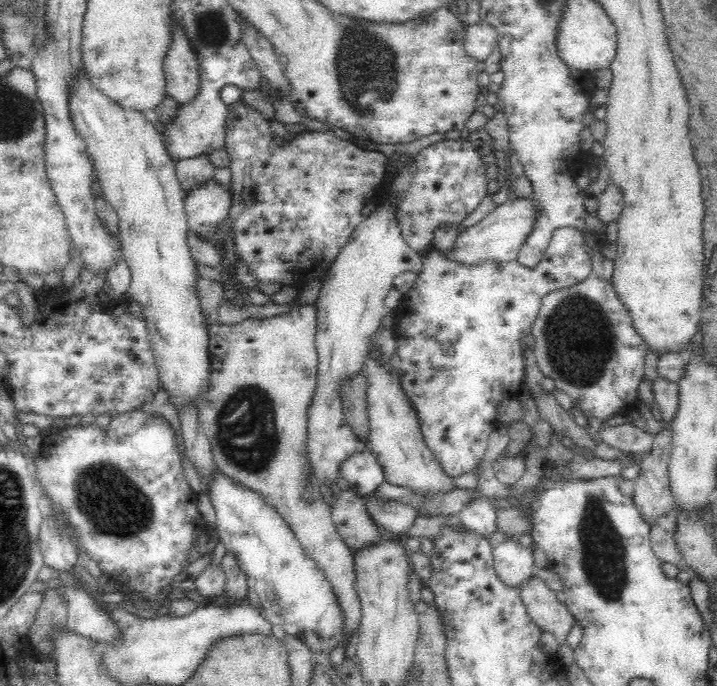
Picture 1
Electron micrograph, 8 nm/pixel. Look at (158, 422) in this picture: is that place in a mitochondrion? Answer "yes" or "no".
no

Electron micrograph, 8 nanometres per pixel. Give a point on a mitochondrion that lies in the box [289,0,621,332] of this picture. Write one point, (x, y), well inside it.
(367, 68)

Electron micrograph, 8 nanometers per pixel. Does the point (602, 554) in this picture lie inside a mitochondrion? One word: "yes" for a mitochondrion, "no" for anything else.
yes

